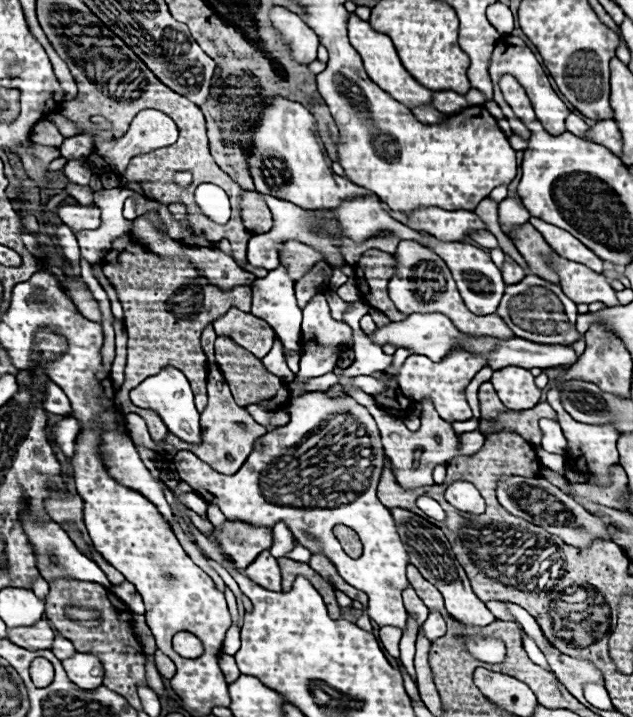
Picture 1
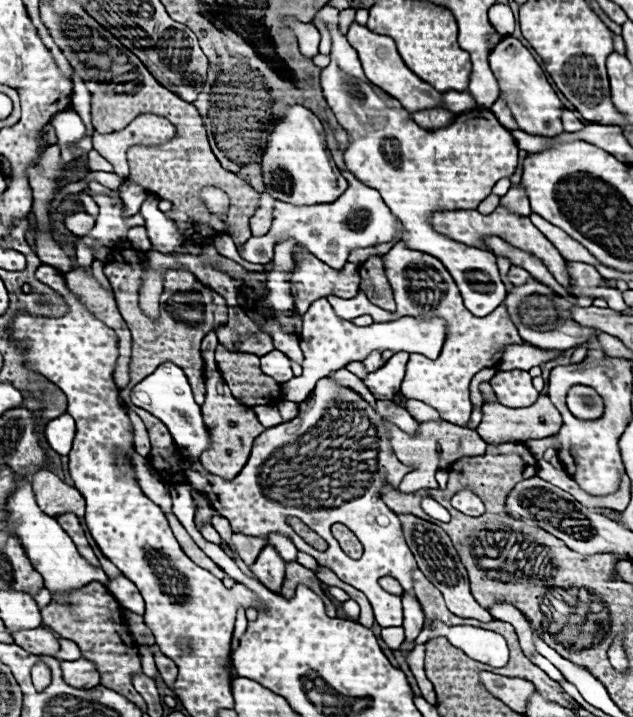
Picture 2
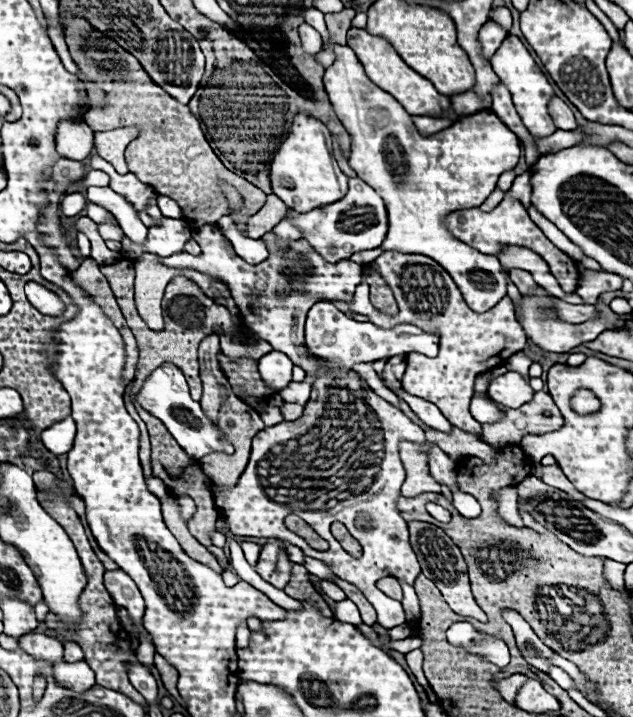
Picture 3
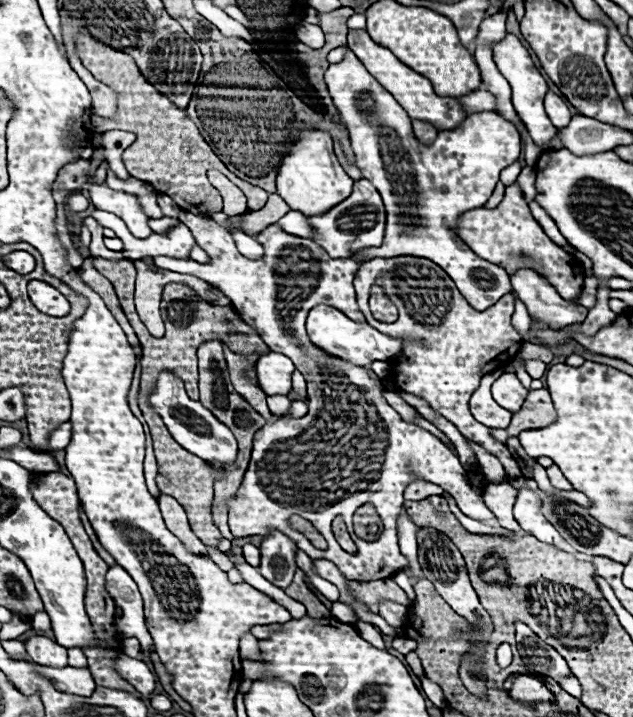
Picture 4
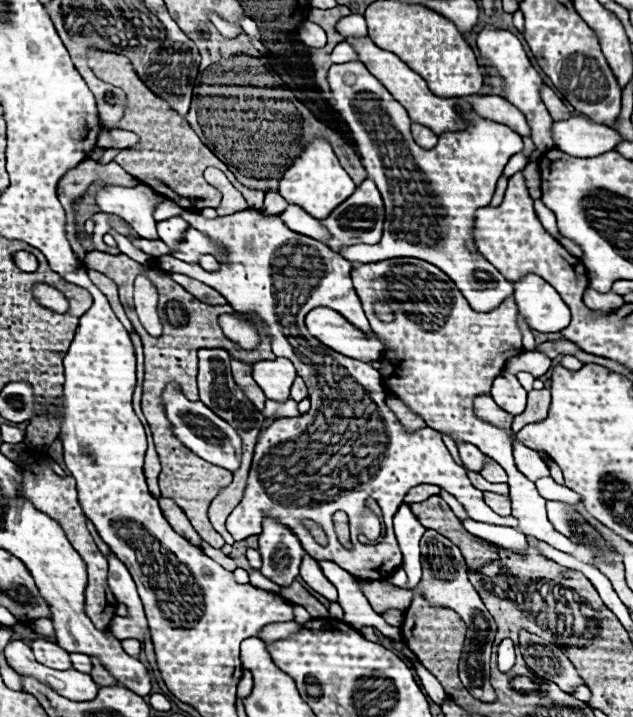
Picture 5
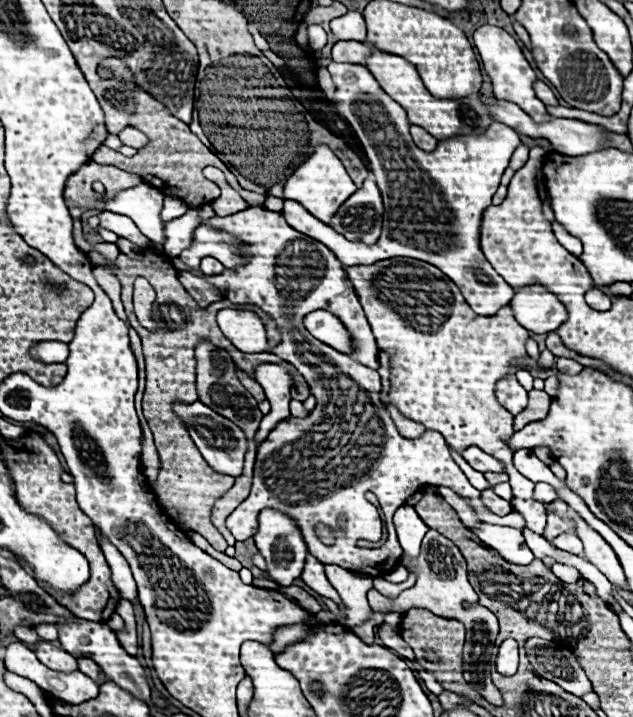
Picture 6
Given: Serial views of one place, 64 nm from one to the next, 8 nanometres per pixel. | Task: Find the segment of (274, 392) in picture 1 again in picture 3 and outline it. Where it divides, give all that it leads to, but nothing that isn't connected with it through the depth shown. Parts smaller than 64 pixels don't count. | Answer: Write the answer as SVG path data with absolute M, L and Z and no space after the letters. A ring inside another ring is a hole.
M222 352L219 354L219 362L225 375L228 376L234 392L244 398L244 396L256 396L256 398L268 399L274 392L262 382L262 376L258 374L258 364L256 360L230 360Z

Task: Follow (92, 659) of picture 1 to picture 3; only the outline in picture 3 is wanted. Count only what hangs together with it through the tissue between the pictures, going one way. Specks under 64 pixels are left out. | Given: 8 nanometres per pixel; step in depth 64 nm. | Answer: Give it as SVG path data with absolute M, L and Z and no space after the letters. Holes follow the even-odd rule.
M84 660L74 662L74 664L58 662L54 666L54 672L56 672L56 680L60 686L66 686L76 692L84 692L96 684L94 670L90 670L90 666Z

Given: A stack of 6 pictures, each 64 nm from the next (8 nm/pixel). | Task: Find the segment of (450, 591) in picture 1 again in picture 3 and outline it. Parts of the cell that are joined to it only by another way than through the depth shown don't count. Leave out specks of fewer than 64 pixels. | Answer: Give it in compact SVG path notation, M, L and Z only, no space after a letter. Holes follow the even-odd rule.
M410 520L408 522L408 532L410 532L410 544L412 550L418 556L418 562L422 566L422 574L426 574L432 582L436 582L438 590L442 592L444 600L448 602L448 606L458 614L458 616L472 616L480 622L488 622L486 612L476 604L472 592L470 592L470 582L468 582L468 574L466 574L466 564L462 560L462 554L458 550L458 546L450 540L450 536L434 526L434 524L426 524L426 522L418 522L418 520Z

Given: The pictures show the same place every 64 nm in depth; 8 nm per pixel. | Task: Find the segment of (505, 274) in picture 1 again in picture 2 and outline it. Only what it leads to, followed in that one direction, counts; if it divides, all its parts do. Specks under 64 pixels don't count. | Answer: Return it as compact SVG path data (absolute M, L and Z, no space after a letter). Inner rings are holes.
M510 266L510 270L508 270L508 280L510 280L514 286L524 284L528 278L530 278L530 274L528 274L524 268L520 268L520 266Z

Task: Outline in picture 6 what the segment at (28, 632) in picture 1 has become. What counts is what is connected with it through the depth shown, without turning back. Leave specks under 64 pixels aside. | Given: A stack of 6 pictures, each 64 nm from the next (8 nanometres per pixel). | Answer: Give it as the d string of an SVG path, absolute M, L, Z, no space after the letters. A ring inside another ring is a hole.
M38 642L34 646L34 652L38 656L38 660L48 666L50 670L58 670L58 672L74 672L78 670L78 664L76 664L76 658L68 652L64 652L62 648L54 646L52 642Z

